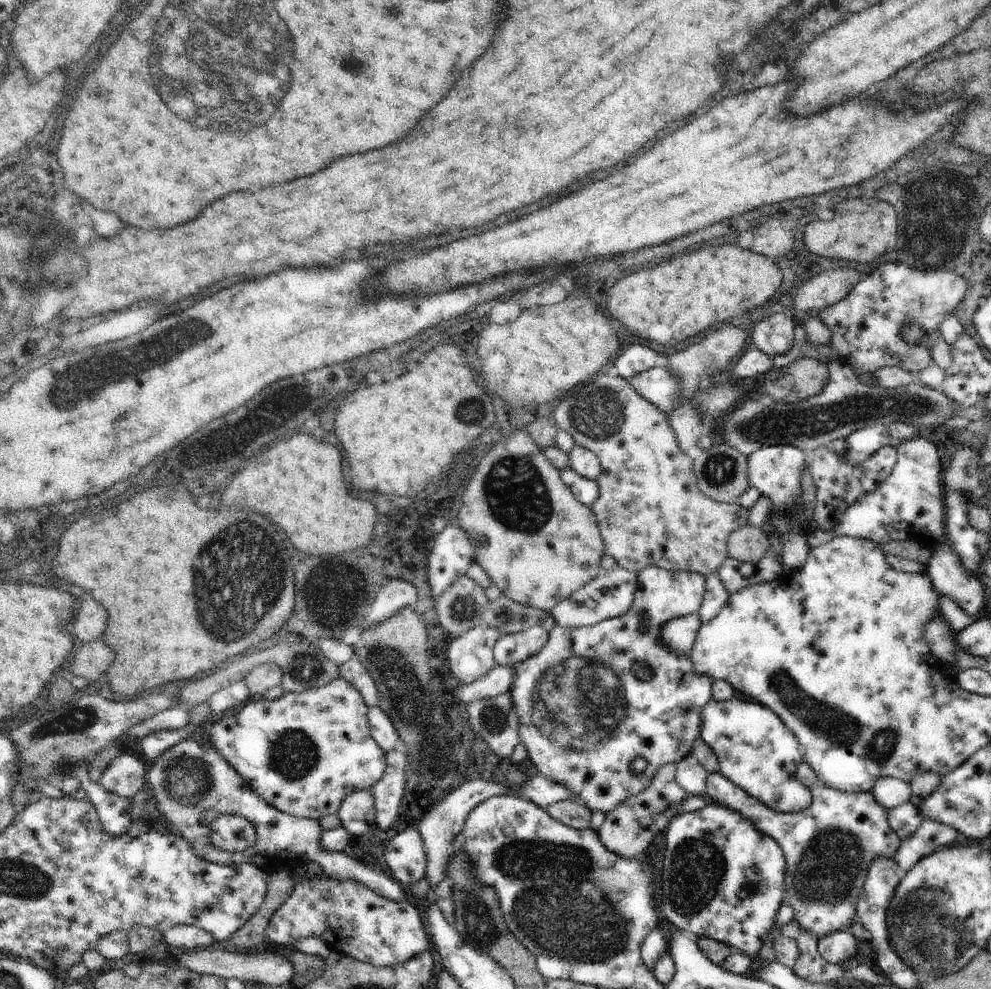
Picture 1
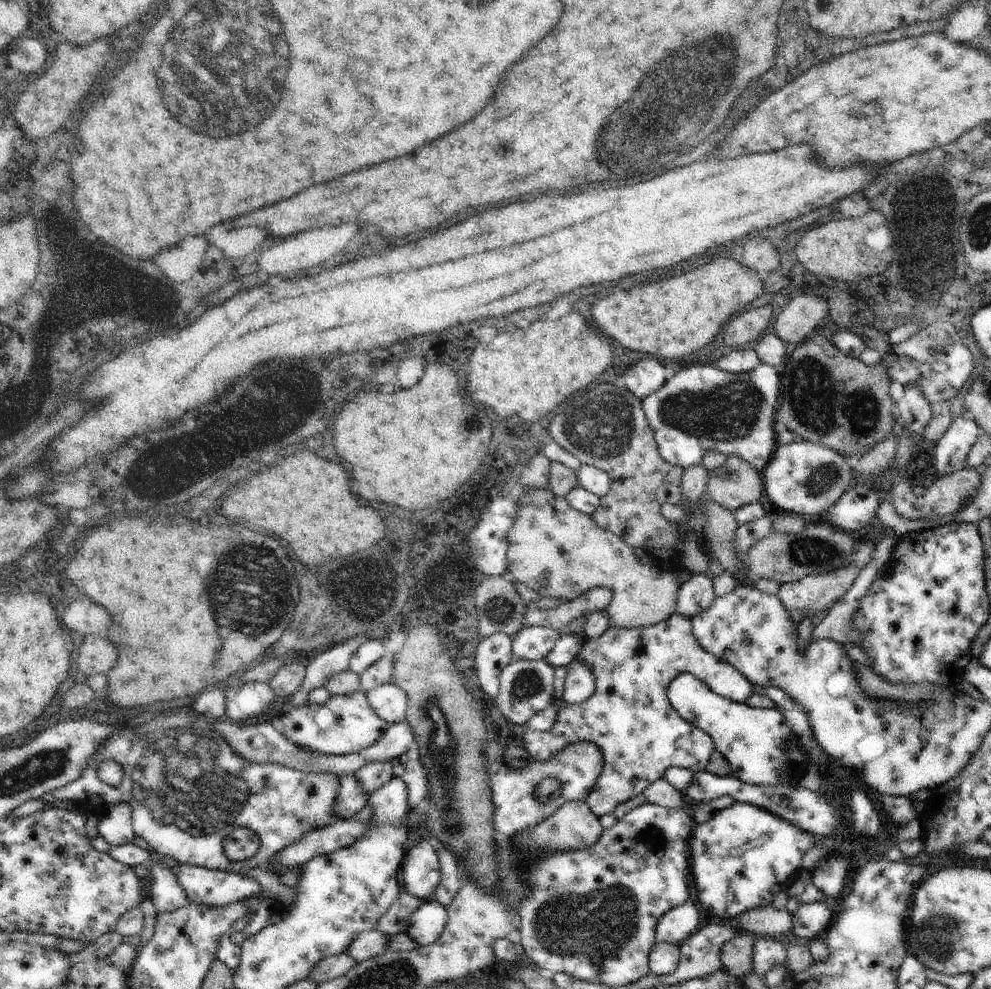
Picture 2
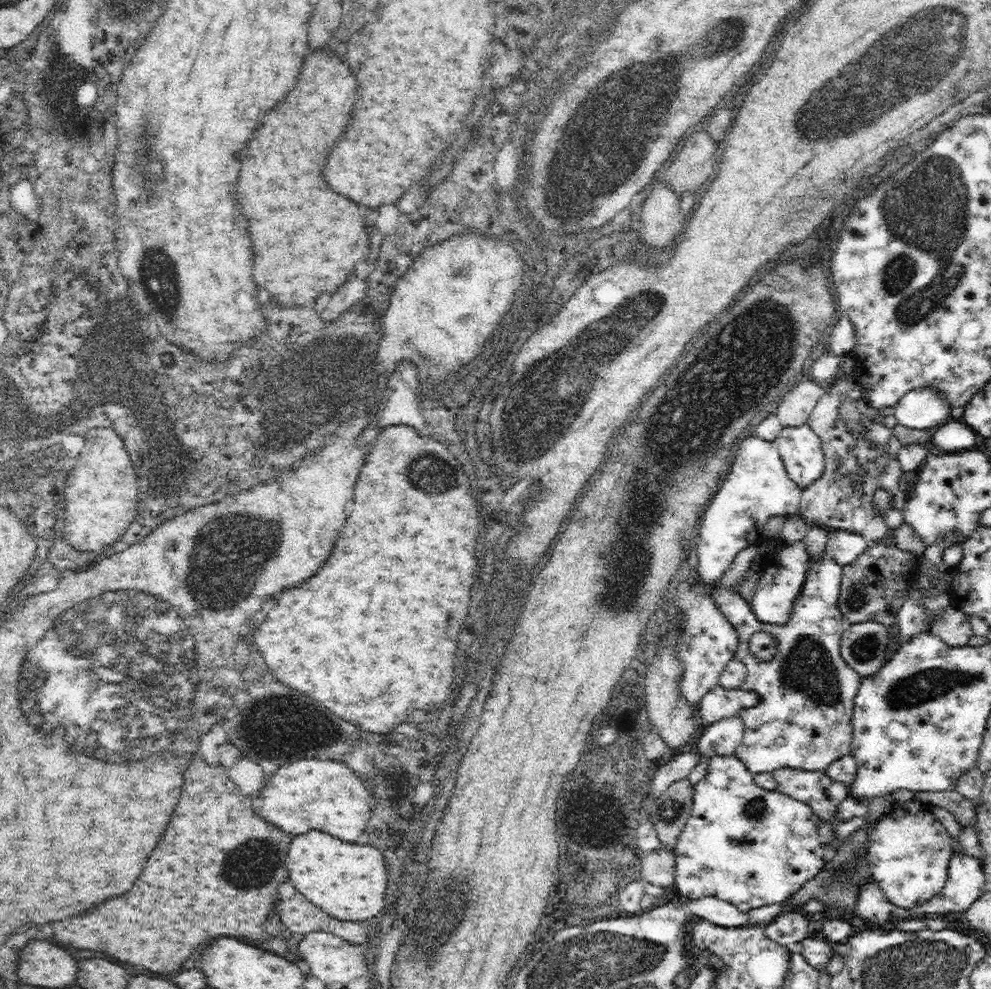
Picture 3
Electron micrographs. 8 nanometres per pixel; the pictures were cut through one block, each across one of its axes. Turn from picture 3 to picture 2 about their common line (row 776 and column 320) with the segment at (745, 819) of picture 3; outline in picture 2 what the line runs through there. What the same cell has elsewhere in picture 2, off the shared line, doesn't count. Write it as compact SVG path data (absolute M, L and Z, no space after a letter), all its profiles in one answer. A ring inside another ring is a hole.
M361 690L345 696L331 696L325 704L305 702L275 718L275 724L281 736L291 744L297 744L299 750L313 750L327 756L359 754L361 750L371 748L391 726L371 710L367 696Z

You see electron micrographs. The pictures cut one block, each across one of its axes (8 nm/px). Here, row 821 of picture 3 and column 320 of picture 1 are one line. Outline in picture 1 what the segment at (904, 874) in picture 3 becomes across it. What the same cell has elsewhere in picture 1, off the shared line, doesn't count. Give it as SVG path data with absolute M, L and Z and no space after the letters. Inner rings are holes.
M325 874L311 880L305 878L297 884L293 880L289 898L273 912L265 928L267 946L291 946L309 936L325 940L331 952L351 956L377 968L405 964L415 956L423 956L423 952L431 948L421 908L409 902L385 900L353 880L331 882Z

